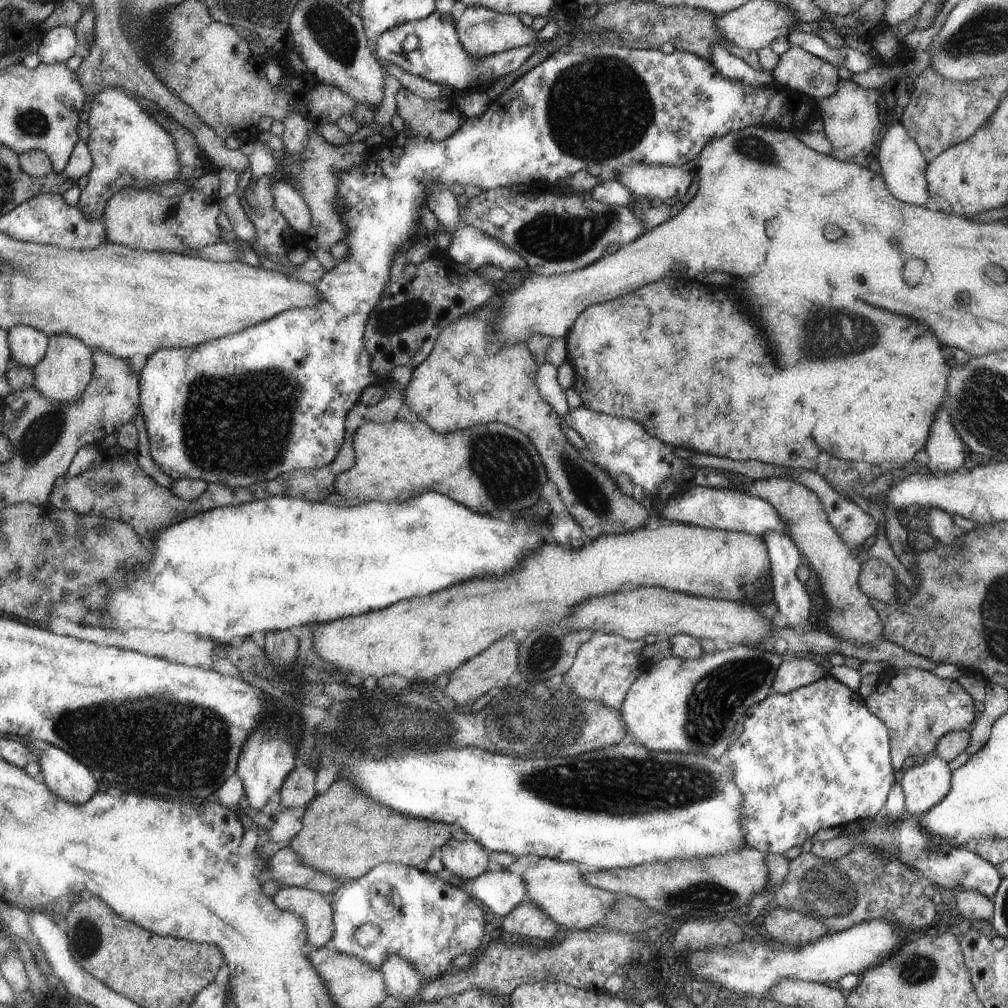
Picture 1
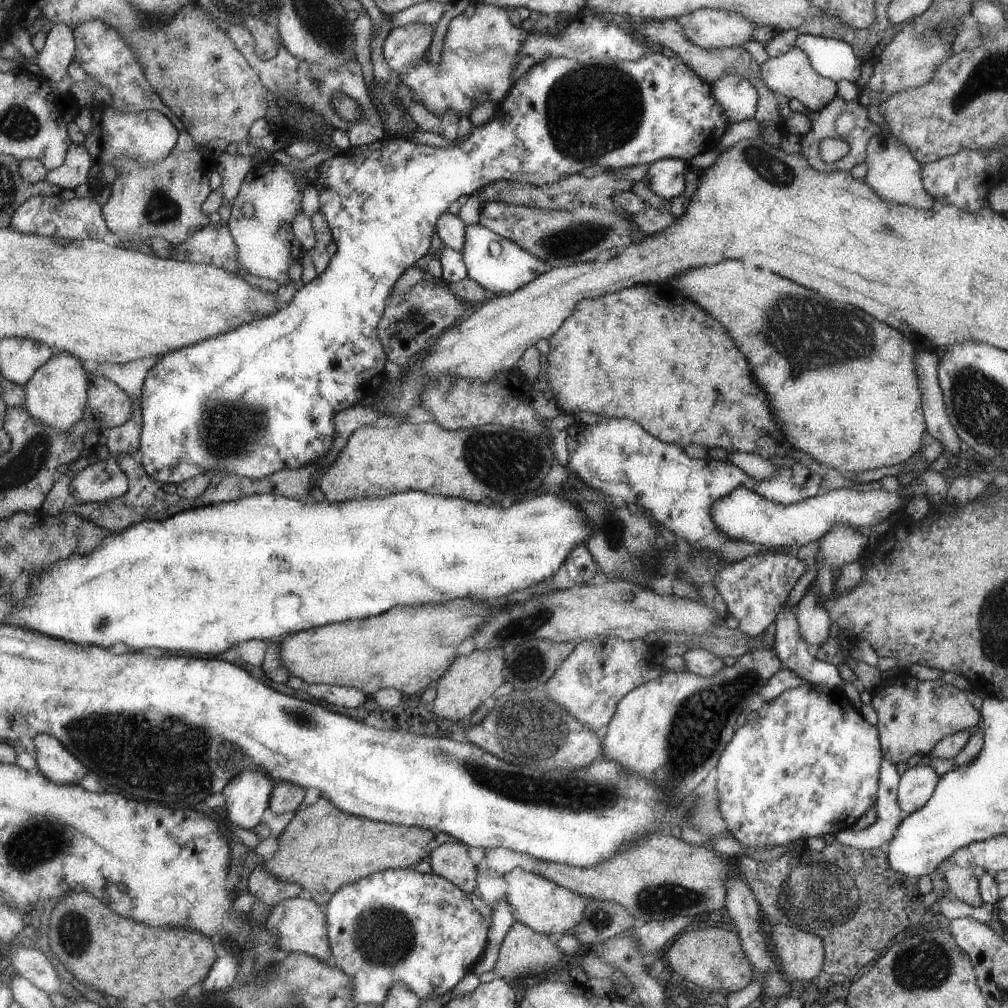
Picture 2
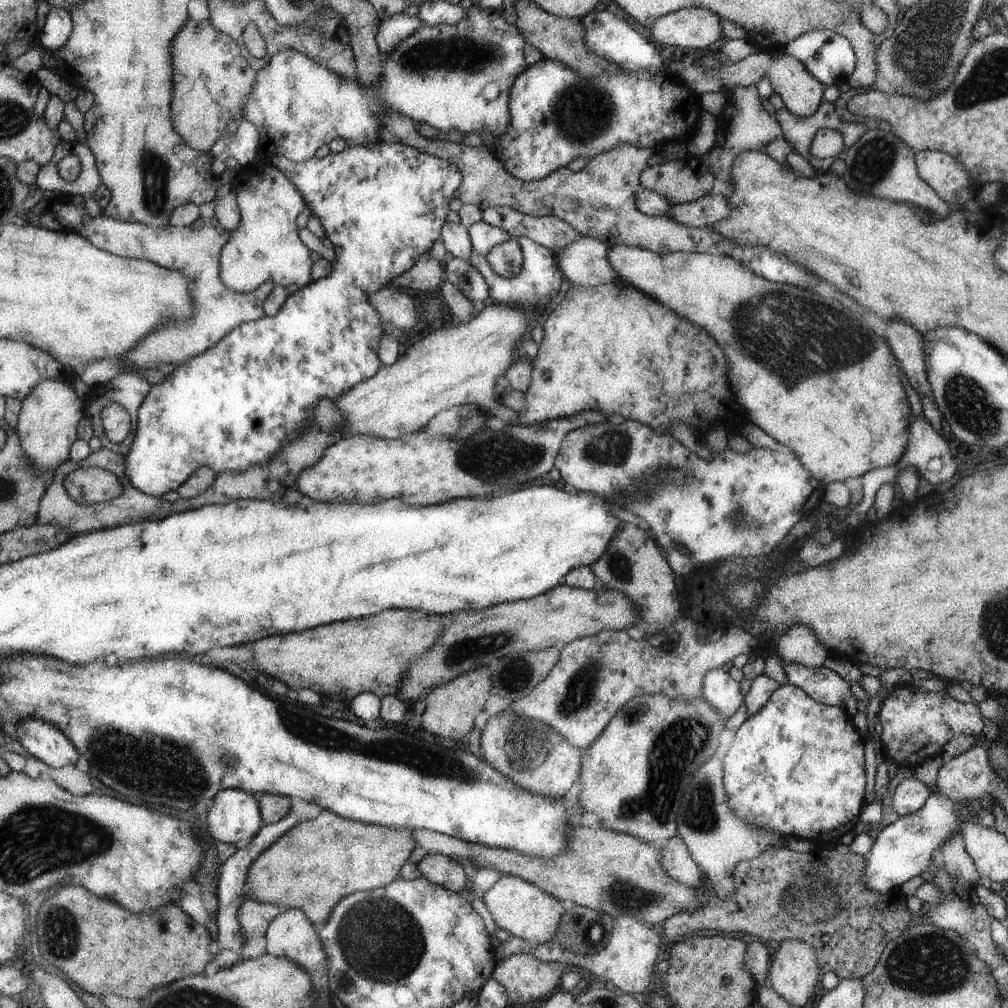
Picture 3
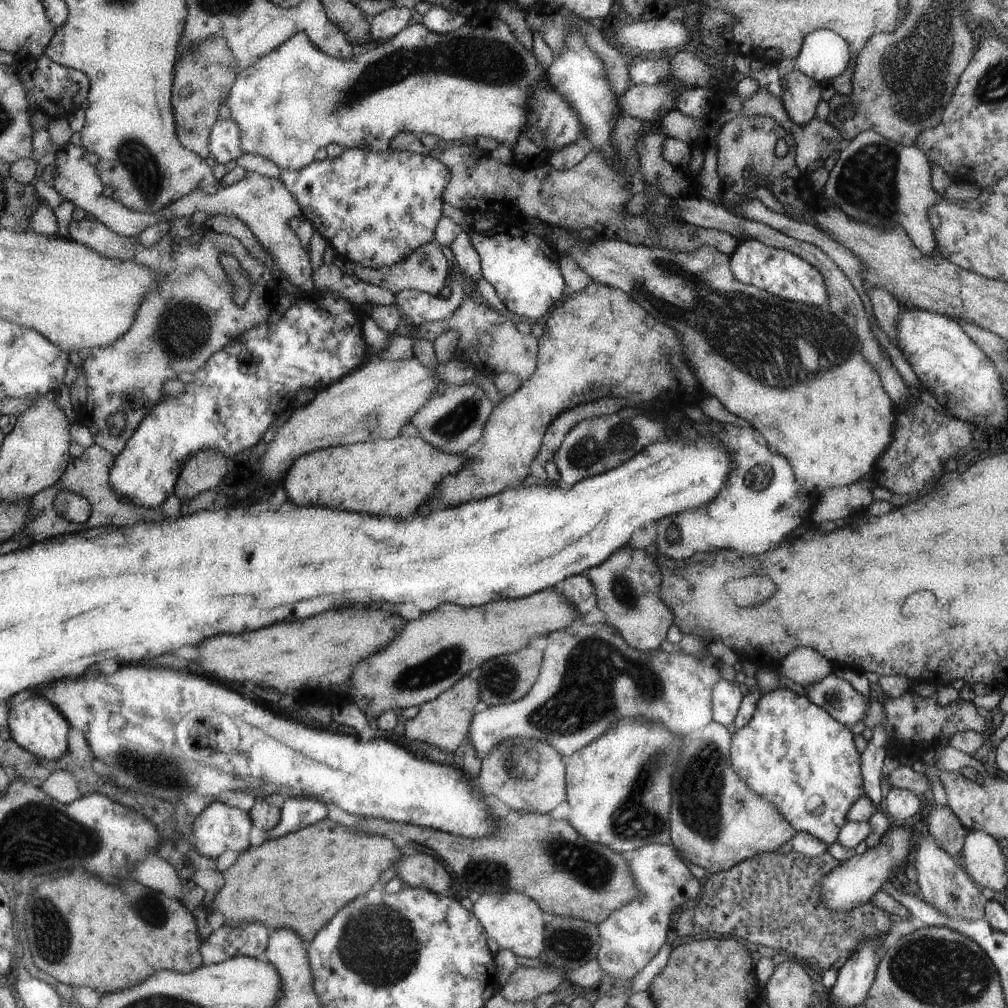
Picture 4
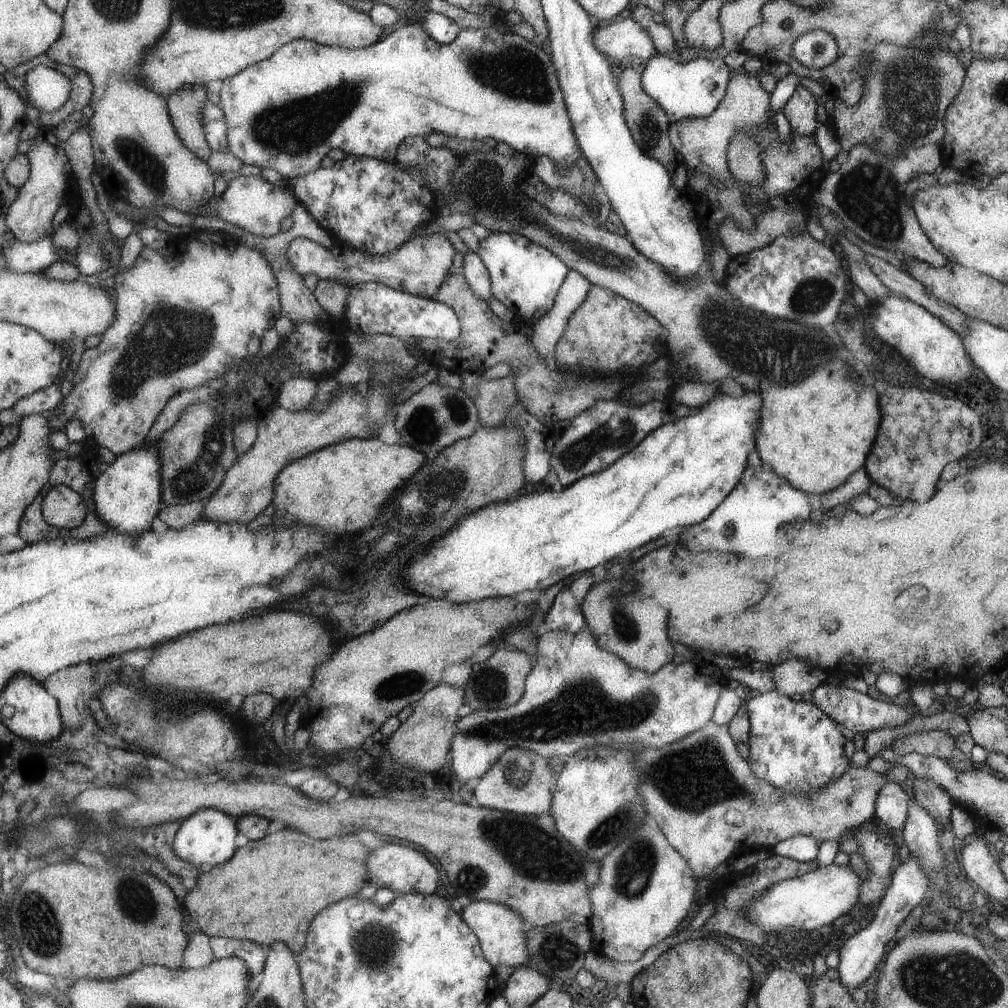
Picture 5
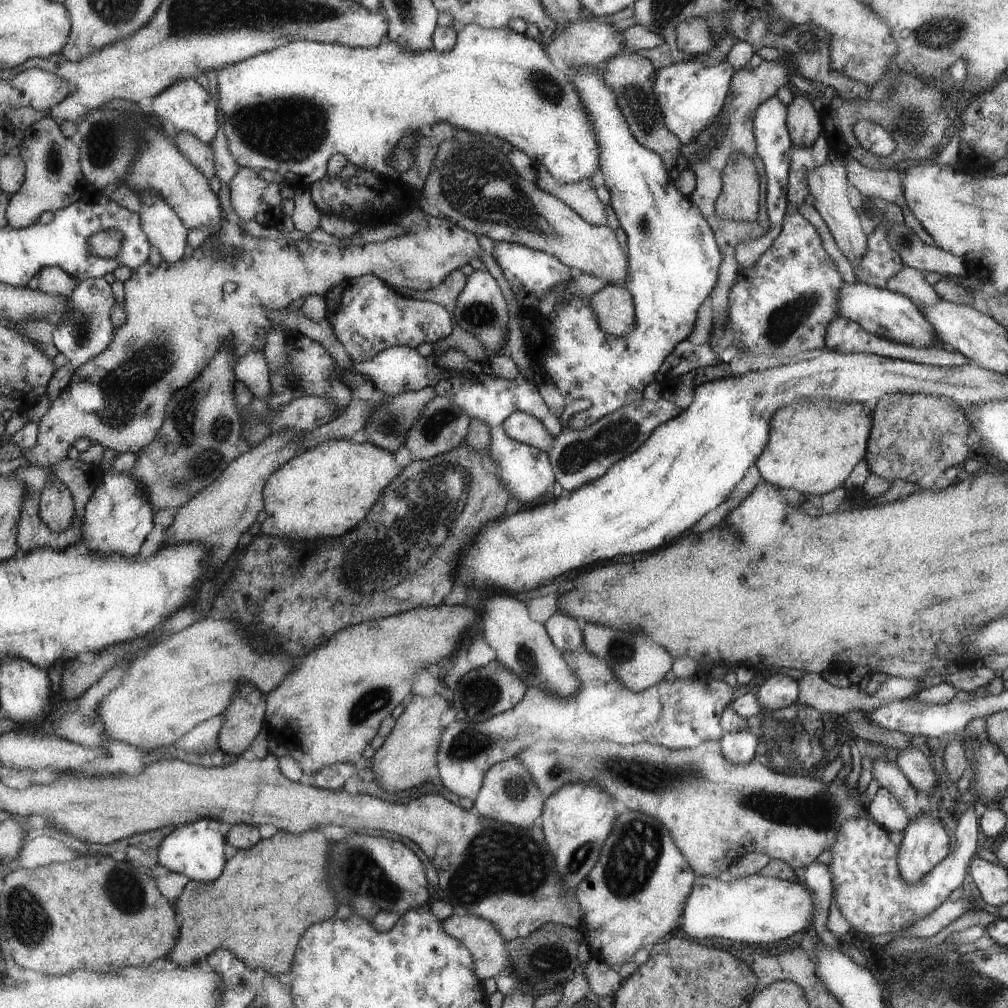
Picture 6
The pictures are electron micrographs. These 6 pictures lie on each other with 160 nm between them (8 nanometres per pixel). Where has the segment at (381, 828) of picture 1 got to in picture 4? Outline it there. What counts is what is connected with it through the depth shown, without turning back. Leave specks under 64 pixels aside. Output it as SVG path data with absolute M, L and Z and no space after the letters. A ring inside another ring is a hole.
M323 818L323 820L319 820L319 822L315 821L313 824L307 825L307 828L303 828L303 830L297 830L297 832L289 832L289 834L284 834L280 837L275 837L273 839L265 839L259 846L251 847L246 849L244 852L239 852L235 862L227 868L227 870L223 870L220 872L223 874L223 888L217 892L215 898L212 898L212 901L209 905L207 905L206 910L209 910L208 913L221 913L224 918L224 924L228 925L237 925L239 922L251 922L251 920L259 920L259 922L263 922L263 924L267 924L267 928L269 928L269 934L271 934L271 930L278 929L279 927L290 928L293 932L298 933L306 946L311 942L311 939L317 934L318 930L329 922L329 919L344 905L353 900L356 896L365 894L371 888L377 885L377 879L379 878L379 874L384 870L387 870L389 866L395 864L401 858L400 854L395 849L393 842L391 839L387 839L387 837L381 835L368 835L368 834L353 834L353 832L349 832L347 828L343 828L341 824L335 824L335 822L331 822L331 820L327 820L327 818Z

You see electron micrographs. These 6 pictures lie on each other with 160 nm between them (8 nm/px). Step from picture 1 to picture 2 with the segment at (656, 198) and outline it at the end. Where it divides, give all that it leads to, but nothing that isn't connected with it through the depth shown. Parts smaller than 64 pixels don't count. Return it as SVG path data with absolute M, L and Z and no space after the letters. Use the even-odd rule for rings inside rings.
M657 159L644 176L648 187L664 199L675 199L684 191L683 175L689 164L681 159Z

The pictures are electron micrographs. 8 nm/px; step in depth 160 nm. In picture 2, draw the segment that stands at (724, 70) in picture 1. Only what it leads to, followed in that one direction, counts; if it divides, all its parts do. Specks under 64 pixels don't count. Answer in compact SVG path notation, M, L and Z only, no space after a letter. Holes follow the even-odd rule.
M721 75L710 84L710 88L730 125L751 117L755 112L758 94L747 79L737 75Z

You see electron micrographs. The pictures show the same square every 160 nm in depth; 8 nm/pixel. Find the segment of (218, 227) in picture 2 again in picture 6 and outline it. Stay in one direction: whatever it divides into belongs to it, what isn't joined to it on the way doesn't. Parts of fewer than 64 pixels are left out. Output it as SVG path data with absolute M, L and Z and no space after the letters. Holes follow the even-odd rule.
M413 208L401 214L397 224L406 228L402 236L362 246L338 247L306 237L297 240L256 240L242 232L236 223L225 222L214 234L218 234L218 240L225 247L238 249L236 255L226 259L217 256L212 251L210 238L206 237L189 258L183 257L183 260L174 263L163 260L160 265L147 262L138 266L131 278L124 283L125 323L115 329L112 343L101 354L90 358L75 370L70 387L62 392L40 420L37 446L23 450L22 455L28 459L28 466L49 467L52 470L40 498L40 512L49 528L56 533L65 532L73 524L76 515L72 490L56 477L55 472L56 464L72 455L75 438L85 436L92 443L99 443L105 449L112 448L117 453L142 451L155 440L166 423L167 407L175 393L199 378L223 343L228 341L234 350L233 366L246 352L261 352L266 344L266 336L275 324L267 318L269 310L285 309L302 294L325 296L343 279L363 275L376 276L393 289L426 291L443 282L451 270L459 269L471 258L479 258L481 247L474 233L463 230L448 220L429 216L421 208Z

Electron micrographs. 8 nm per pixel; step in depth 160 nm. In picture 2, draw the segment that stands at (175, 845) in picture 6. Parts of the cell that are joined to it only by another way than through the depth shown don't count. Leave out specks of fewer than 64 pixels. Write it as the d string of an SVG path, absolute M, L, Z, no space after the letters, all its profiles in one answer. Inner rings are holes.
M261 768L239 771L221 790L225 797L223 811L227 812L226 817L241 828L252 829L269 806L275 782Z

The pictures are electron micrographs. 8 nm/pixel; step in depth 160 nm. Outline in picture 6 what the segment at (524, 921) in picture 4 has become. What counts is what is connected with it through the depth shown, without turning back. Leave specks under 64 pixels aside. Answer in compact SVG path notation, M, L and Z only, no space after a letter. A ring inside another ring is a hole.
M452 914L441 921L449 936L454 936L470 949L475 972L481 980L511 972L511 962L506 953L507 941L491 921L470 914Z

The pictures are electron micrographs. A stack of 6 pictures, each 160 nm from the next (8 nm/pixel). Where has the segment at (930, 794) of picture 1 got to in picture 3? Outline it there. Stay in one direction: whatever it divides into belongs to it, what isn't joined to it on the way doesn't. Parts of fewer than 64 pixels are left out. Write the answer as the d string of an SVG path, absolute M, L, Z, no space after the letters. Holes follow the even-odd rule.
M912 775L910 778L901 780L891 796L891 807L898 817L911 814L923 807L931 789Z

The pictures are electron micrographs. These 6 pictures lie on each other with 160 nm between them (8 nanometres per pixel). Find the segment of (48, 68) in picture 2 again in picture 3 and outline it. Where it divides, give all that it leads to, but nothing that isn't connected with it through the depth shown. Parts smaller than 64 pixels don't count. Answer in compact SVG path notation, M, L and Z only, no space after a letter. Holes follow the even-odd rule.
M61 7L51 8L40 31L39 42L42 48L47 49L52 55L57 54L71 38L73 27L74 20L70 10Z

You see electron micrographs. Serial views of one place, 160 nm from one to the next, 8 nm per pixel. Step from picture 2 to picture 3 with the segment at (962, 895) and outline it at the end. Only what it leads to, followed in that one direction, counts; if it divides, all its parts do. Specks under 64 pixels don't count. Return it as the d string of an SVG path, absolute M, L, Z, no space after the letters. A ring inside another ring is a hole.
M955 832L939 850L943 856L943 869L960 885L977 885L982 881L974 861L966 852L961 832Z

